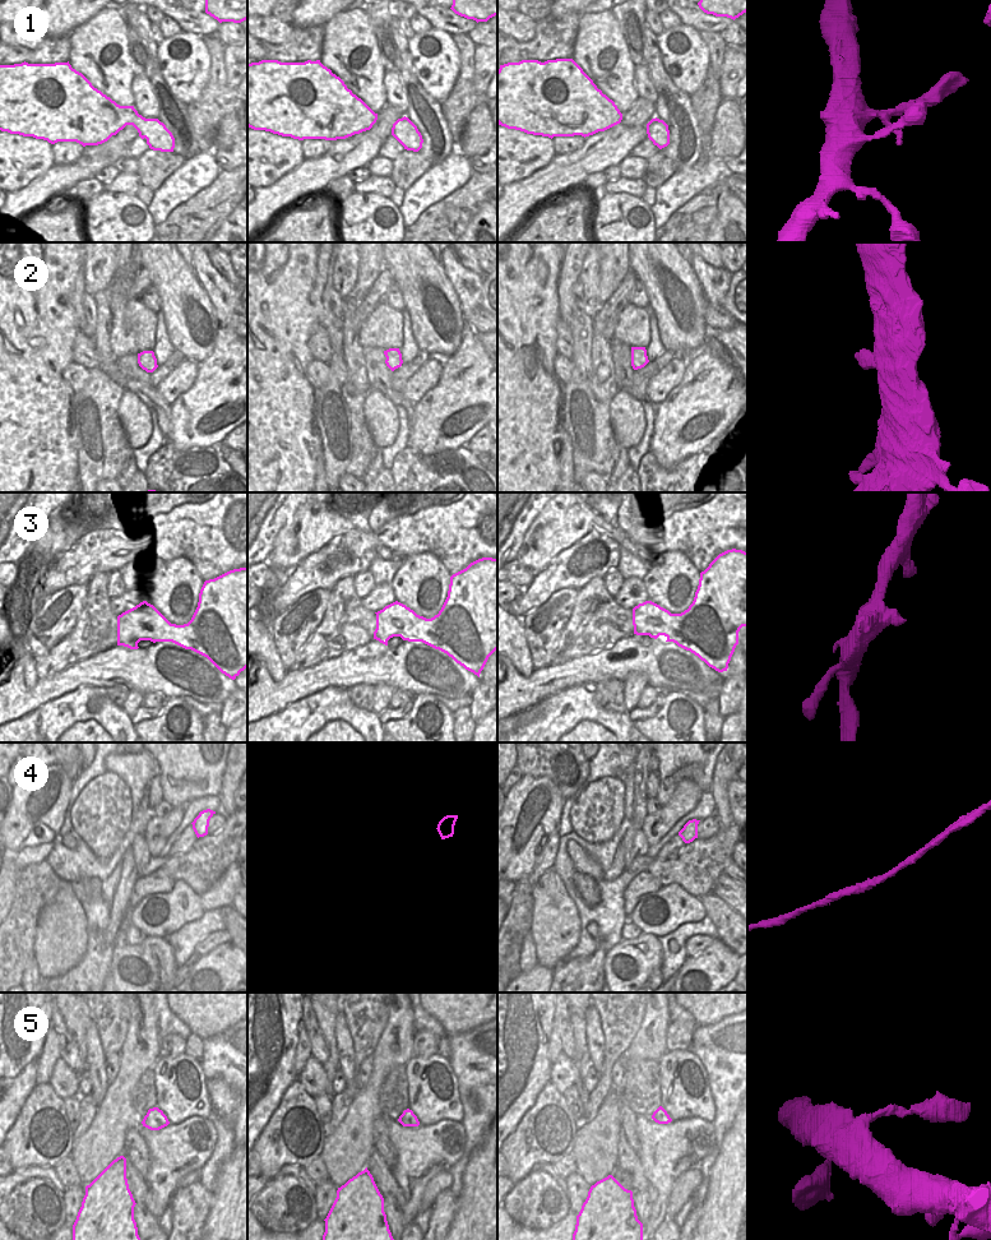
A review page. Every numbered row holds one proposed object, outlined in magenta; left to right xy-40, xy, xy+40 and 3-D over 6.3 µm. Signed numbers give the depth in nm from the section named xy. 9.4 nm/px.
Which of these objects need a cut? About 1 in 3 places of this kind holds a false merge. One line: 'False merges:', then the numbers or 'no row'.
False merges: 1

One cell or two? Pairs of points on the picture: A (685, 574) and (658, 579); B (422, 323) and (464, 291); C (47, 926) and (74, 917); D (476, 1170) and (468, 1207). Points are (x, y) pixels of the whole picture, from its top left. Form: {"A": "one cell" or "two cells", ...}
{"A": "one cell", "B": "two cells", "C": "one cell", "D": "one cell"}

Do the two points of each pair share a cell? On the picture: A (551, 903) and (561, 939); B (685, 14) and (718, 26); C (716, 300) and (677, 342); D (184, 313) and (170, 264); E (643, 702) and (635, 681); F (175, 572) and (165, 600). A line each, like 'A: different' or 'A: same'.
A: same
B: same
C: different
D: same
E: different
F: same

